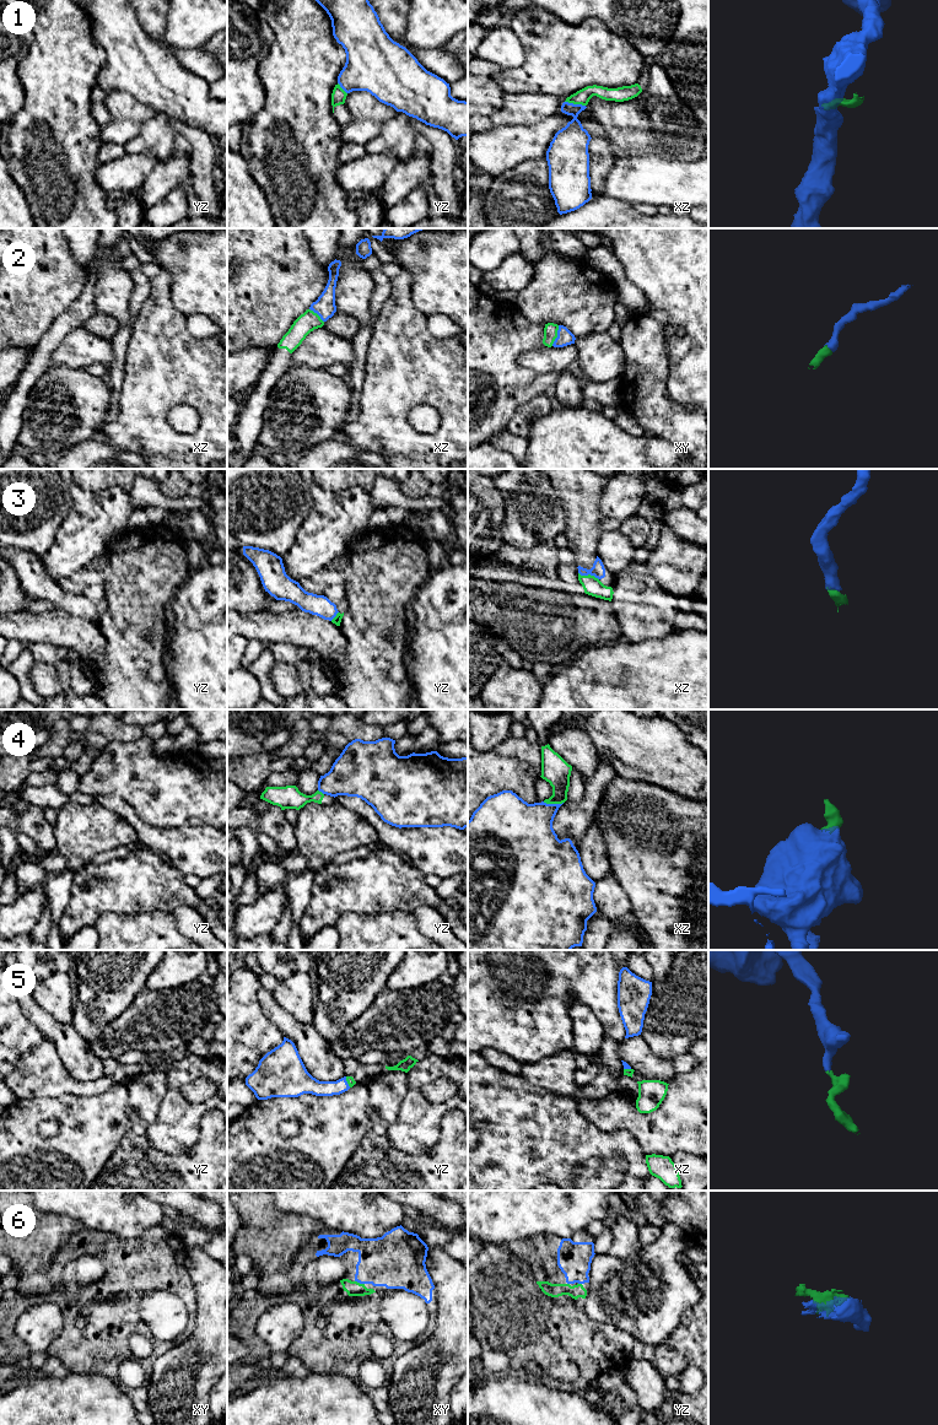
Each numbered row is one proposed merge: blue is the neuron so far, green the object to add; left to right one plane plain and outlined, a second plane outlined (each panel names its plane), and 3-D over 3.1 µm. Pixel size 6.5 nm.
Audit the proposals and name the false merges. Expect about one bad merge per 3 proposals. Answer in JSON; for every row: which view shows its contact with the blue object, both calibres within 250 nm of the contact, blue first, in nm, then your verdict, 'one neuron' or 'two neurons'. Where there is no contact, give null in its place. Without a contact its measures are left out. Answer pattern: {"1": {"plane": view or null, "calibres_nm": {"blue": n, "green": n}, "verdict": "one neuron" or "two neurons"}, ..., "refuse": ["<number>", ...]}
{"1": {"plane": "xz", "calibres_nm": {"blue": 220, "green": 100}, "verdict": "two neurons"}, "2": {"plane": "xy", "calibres_nm": {"blue": 100, "green": 100}, "verdict": "one neuron"}, "3": {"plane": "xz", "calibres_nm": {"blue": 90, "green": 120}, "verdict": "one neuron"}, "4": {"plane": "xz", "calibres_nm": {"blue": 360, "green": 180}, "verdict": "two neurons"}, "5": {"plane": "yz", "calibres_nm": {"blue": 120, "green": 50}, "verdict": "one neuron"}, "6": {"plane": "xy", "calibres_nm": {"blue": 340, "green": 100}, "verdict": "one neuron"}, "refuse": ["1", "4"]}

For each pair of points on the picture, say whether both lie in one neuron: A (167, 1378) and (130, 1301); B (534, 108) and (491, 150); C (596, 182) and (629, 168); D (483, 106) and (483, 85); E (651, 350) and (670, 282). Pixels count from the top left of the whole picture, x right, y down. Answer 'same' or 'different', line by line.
A: different
B: different
C: different
D: same
E: different

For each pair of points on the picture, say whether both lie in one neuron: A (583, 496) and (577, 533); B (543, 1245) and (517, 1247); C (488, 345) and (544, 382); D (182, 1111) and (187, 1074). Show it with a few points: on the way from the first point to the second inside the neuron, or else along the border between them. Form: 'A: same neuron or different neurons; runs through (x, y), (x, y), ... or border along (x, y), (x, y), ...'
A: same neuron; runs through (582, 505), (582, 524)
B: same neuron; runs through (537, 1246), (523, 1247)
C: same neuron; runs through (501, 359), (523, 381), (531, 381)
D: same neuron; runs through (176, 1102), (176, 1085), (178, 1083)

